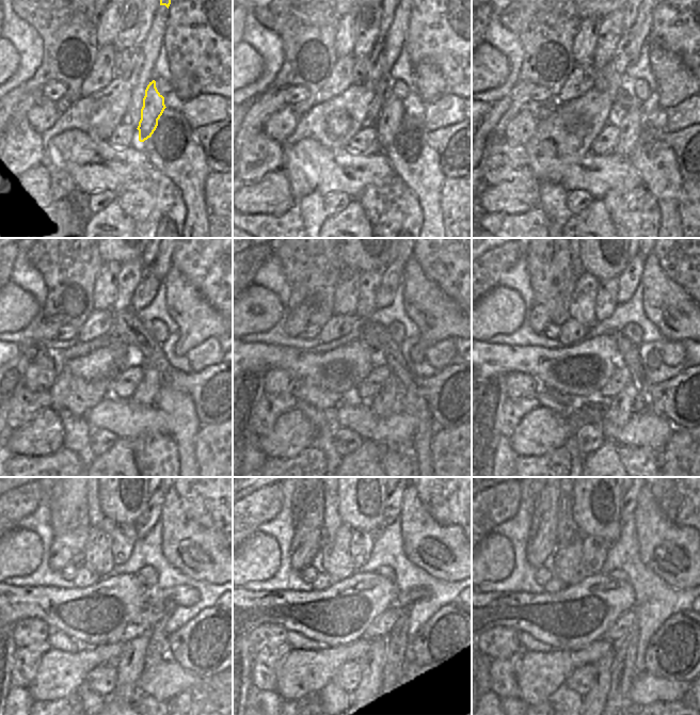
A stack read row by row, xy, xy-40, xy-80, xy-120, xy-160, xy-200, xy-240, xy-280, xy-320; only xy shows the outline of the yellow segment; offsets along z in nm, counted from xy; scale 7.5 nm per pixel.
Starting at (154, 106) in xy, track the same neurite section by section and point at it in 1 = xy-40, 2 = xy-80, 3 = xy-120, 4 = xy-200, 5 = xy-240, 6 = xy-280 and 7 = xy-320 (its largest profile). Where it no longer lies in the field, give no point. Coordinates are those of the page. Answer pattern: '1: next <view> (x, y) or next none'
1: next xy-40 (387, 123)
2: next xy-80 (630, 122)
3: next xy-120 (145, 394)
4: next xy-200 (616, 412)
5: next xy-240 (131, 663)
6: next xy-280 (370, 664)
7: next xy-320 (599, 693)

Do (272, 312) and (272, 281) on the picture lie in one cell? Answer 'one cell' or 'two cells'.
two cells

